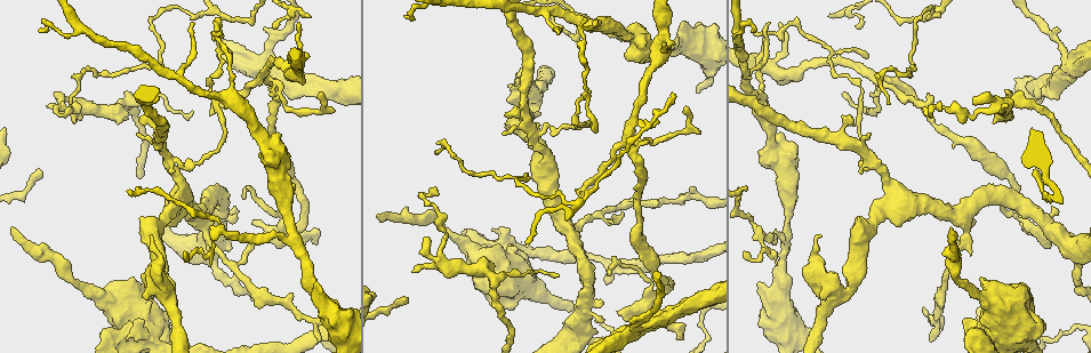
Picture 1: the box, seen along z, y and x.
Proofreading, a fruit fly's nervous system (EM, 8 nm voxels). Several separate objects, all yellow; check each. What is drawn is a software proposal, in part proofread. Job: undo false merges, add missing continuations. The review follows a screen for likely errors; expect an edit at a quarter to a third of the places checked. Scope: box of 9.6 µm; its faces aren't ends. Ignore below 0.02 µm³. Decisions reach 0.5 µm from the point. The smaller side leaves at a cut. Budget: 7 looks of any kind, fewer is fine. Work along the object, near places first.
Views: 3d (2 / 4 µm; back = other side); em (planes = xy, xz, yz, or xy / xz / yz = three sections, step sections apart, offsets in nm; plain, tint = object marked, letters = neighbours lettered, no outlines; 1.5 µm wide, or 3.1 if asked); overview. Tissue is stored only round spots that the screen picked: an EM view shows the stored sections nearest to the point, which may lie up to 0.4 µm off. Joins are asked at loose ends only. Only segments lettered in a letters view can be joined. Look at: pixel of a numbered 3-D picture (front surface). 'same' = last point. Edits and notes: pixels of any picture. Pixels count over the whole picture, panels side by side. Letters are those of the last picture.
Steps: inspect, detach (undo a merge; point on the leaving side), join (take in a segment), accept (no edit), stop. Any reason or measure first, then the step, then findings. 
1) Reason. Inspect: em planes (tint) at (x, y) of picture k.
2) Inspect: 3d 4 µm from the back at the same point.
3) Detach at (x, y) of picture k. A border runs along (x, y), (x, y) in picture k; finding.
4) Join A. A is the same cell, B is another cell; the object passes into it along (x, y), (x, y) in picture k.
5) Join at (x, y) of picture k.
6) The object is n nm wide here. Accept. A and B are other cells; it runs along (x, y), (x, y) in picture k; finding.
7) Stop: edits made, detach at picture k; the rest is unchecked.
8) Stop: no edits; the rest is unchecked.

Thick turns thin. Inspect: 3d 4 µm at (519, 253) of picture 1.

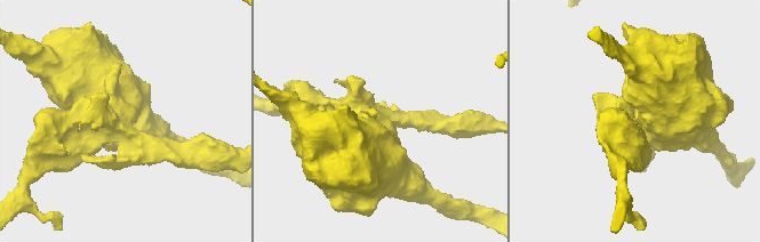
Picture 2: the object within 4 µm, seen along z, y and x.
Need the tissue. Inspect: em xy step 8 (tint) at (377, 119) of picture 2.

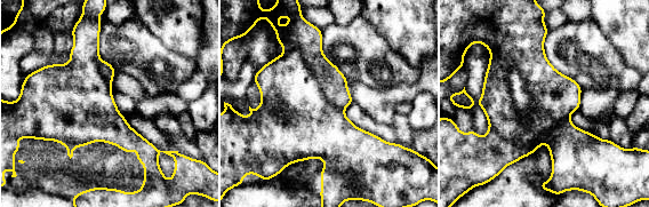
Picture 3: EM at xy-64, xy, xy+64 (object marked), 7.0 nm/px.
Another direction. Inspect: em planes (letters) at the same point.

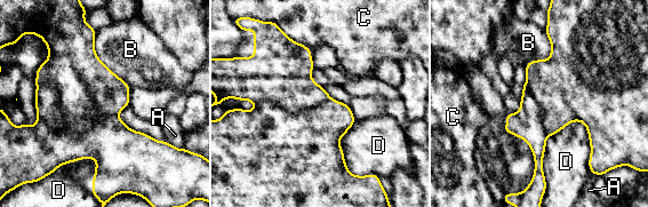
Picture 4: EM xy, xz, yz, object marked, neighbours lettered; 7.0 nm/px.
Detach at (81, 114) of picture 4. A, B, C and D are other cells; the part that leaves runs along (45, 65), (119, 143), (157, 143) in picture 4; two neurons meet here.

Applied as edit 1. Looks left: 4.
Three arms meet. Inspect: 3d 2 µm at (533, 102) of picture 1.

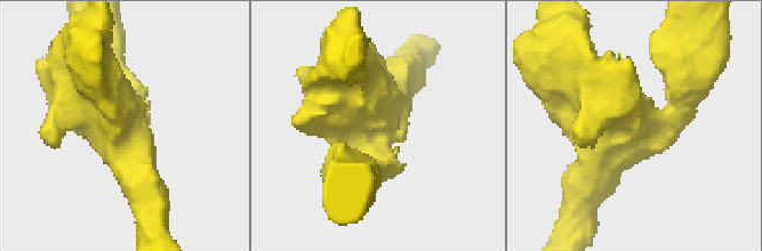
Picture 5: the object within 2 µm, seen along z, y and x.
Inspect: em planes (letters) at (627, 136) of picture 5.

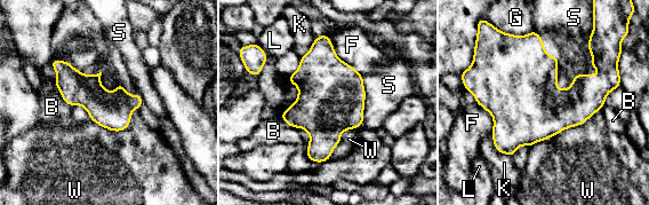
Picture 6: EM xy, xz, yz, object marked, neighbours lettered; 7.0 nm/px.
The object is 280 nm wide here. Accept. B, F, G, K, L, S and W are other cells; a border runs along (601, 108), (583, 124), (528, 147) in picture 6; one neuron here.

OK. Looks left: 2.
Long arm stops here. Inspect: 3d 2 µm at (319, 93) of picture 1.

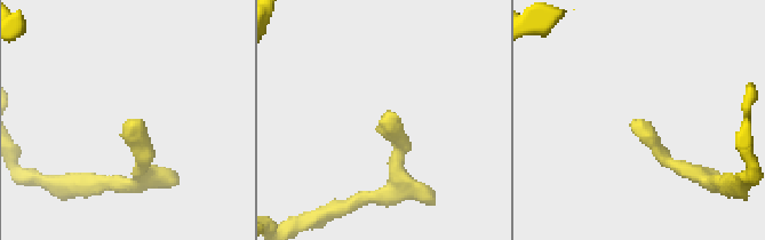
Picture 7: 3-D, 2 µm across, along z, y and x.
Inspect: em planes (letters) at (135, 124) of picture 7.

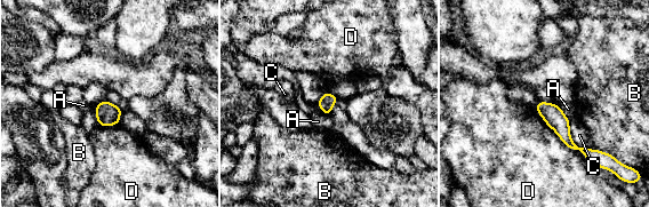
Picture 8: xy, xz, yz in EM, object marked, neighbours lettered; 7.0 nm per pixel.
The longest contact is with D, 420 nm. Accept. A, B, C and D are other cells; it runs along (541, 104), (566, 138), (592, 158) in picture 8; none of them fits.

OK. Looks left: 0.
Stop: edits made, detach at picture 4; the rest is unchecked.

